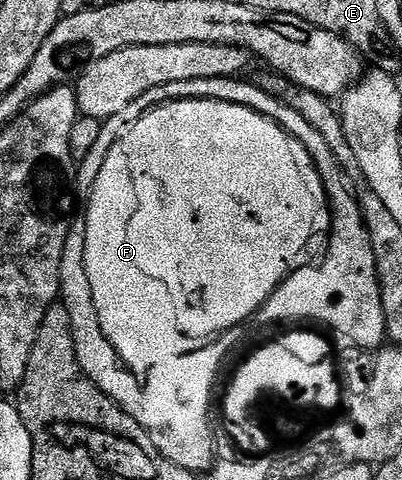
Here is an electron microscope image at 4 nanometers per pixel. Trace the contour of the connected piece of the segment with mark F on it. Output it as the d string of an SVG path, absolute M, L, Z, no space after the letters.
M171 100L139 115L134 122L108 151L100 166L103 170L101 179L89 185L90 201L86 204L84 219L84 266L88 286L92 286L92 302L100 331L106 335L122 363L134 372L145 372L155 368L161 360L201 353L201 348L210 343L213 345L227 328L241 324L261 308L291 272L313 265L326 250L331 207L308 150L304 150L301 142L292 138L292 134L285 132L277 122L250 108L225 104L223 100Z

